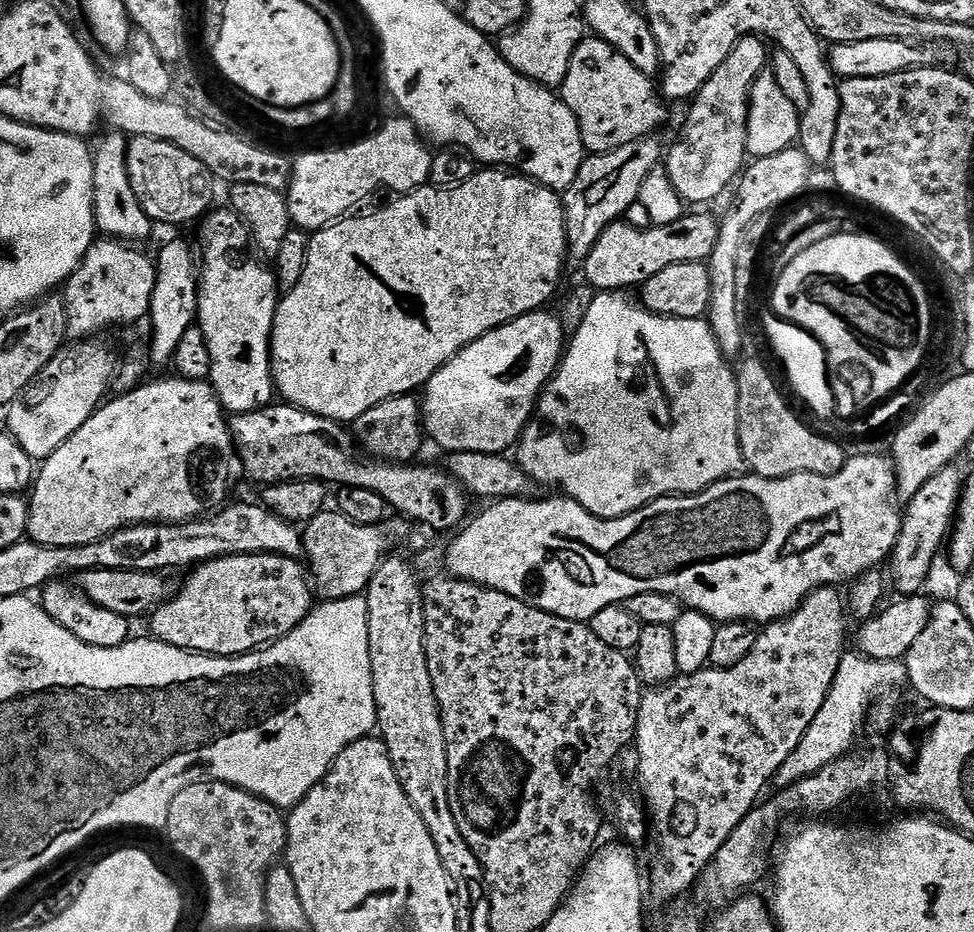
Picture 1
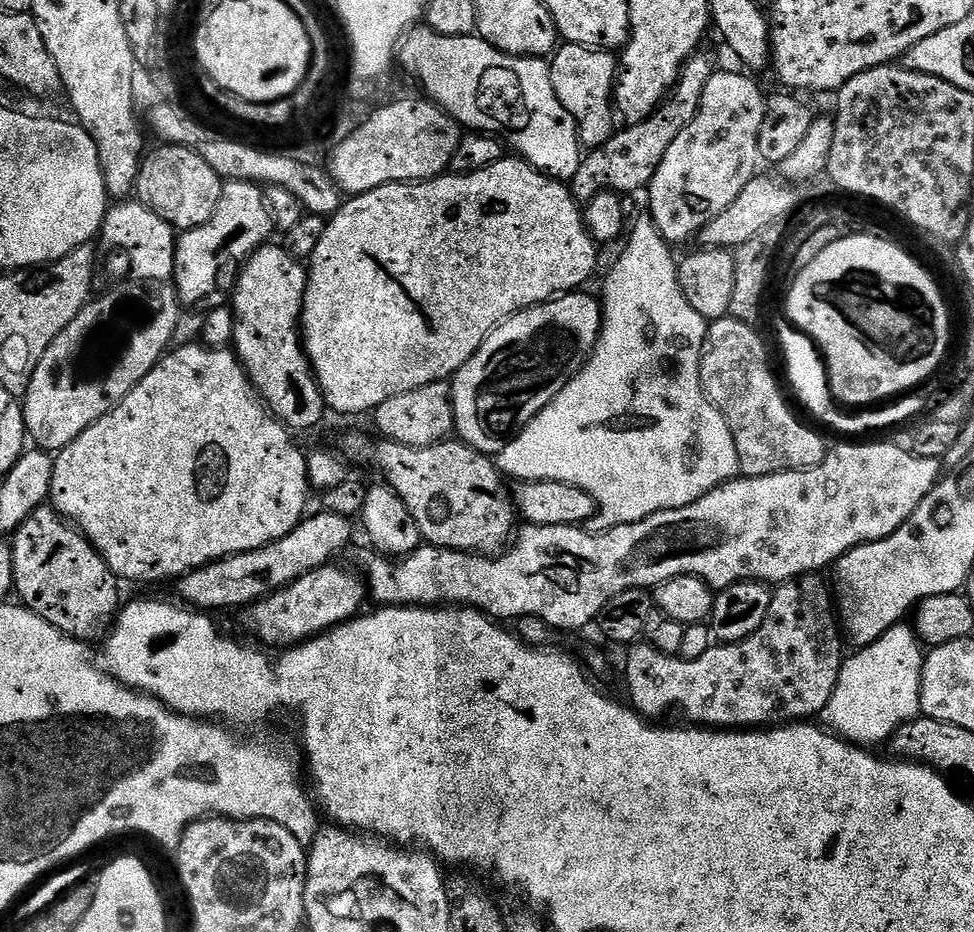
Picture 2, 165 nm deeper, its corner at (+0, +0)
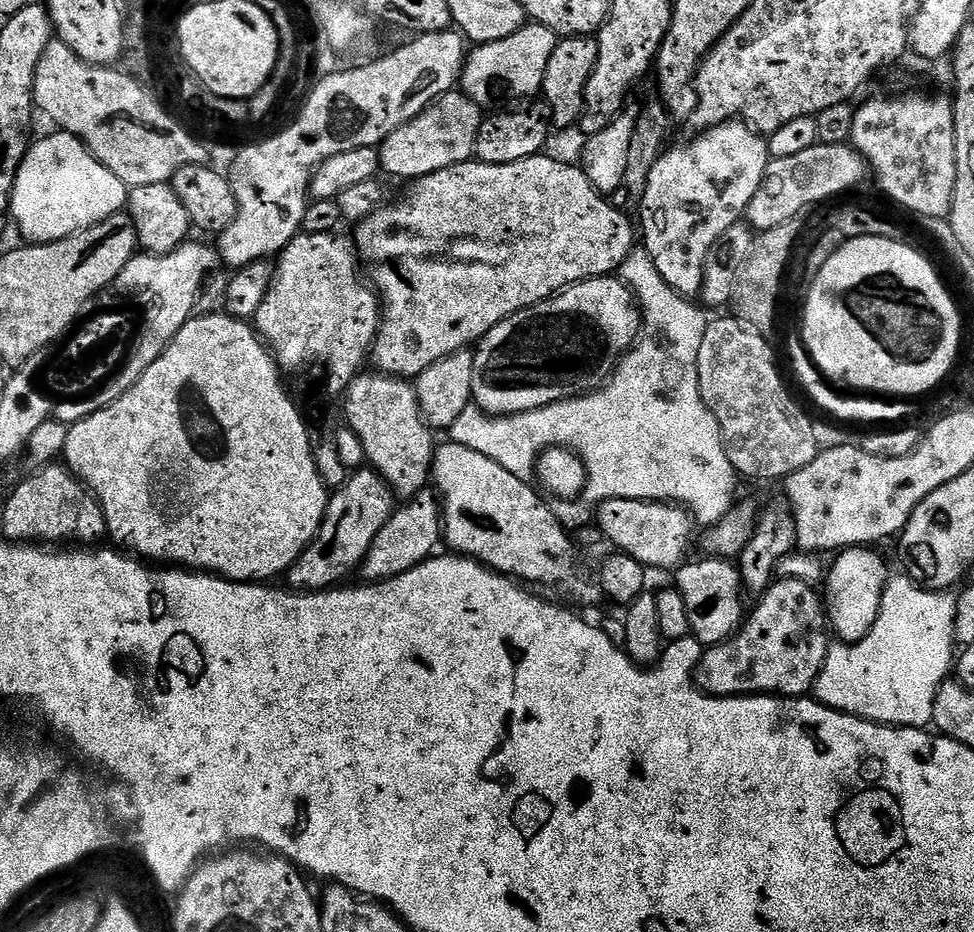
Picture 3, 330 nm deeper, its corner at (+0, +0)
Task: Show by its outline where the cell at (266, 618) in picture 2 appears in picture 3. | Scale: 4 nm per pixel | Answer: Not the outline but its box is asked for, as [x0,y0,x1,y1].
[358,490,442,582]

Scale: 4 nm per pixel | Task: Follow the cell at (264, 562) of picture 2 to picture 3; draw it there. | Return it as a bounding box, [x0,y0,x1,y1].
[286,466,394,592]

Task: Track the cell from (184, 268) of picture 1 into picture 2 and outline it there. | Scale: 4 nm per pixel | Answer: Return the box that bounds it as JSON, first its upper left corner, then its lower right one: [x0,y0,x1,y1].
[172,180,274,310]

